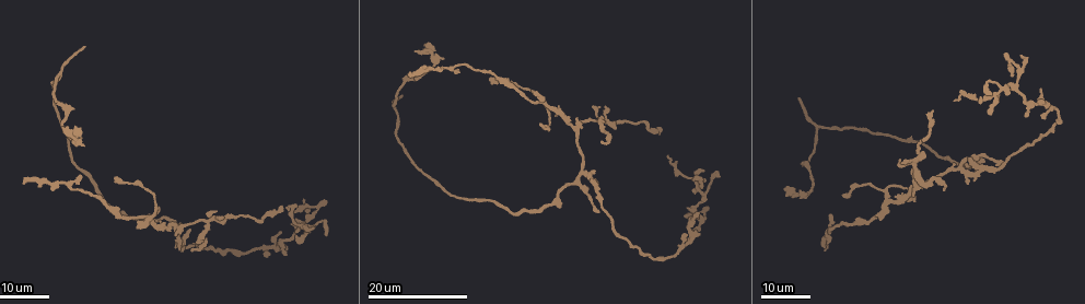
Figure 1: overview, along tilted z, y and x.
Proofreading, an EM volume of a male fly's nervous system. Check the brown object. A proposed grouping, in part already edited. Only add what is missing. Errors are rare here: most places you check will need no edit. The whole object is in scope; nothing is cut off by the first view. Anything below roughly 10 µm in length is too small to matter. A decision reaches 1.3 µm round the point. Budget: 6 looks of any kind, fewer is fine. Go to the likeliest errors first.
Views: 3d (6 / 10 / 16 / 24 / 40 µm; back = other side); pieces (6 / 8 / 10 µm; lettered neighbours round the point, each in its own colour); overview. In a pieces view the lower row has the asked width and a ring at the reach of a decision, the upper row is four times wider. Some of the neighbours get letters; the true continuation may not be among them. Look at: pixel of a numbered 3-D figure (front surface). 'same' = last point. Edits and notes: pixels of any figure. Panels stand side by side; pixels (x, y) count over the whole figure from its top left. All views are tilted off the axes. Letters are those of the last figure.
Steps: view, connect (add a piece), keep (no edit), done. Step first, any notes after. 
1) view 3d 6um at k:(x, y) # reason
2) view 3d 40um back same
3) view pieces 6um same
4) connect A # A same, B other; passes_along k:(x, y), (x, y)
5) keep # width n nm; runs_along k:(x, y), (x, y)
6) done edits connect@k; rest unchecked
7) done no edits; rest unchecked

view 3d 16um at 1:(967, 181) # branch stops here

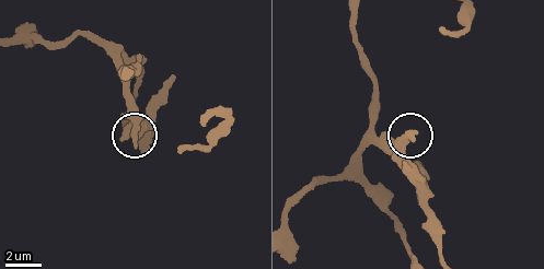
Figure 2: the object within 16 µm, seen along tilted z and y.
view pieces 6um at 2:(416, 132)

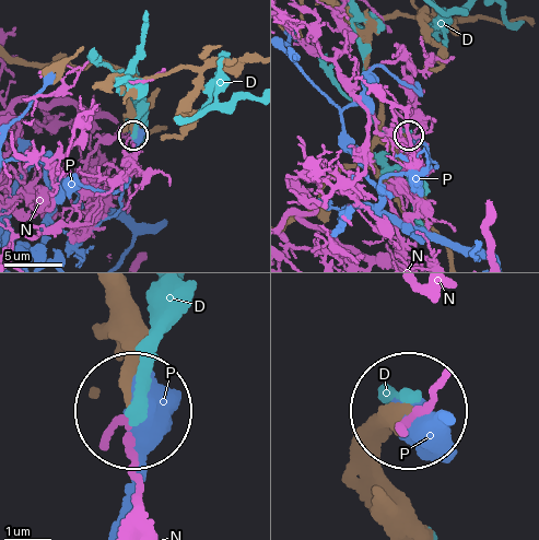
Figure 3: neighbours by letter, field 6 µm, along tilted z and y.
keep # D other, N other, P other; none of them fits

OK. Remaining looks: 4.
view 3d 16um at 1:(63, 126) # end of a long branch

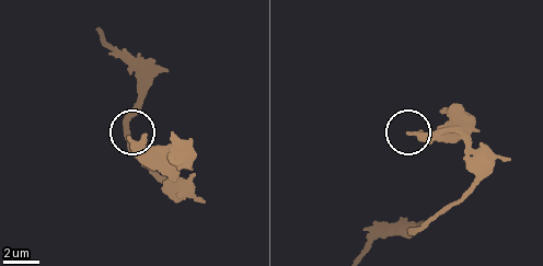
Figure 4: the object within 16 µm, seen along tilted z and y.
view pieces 10um at 4:(413, 131)

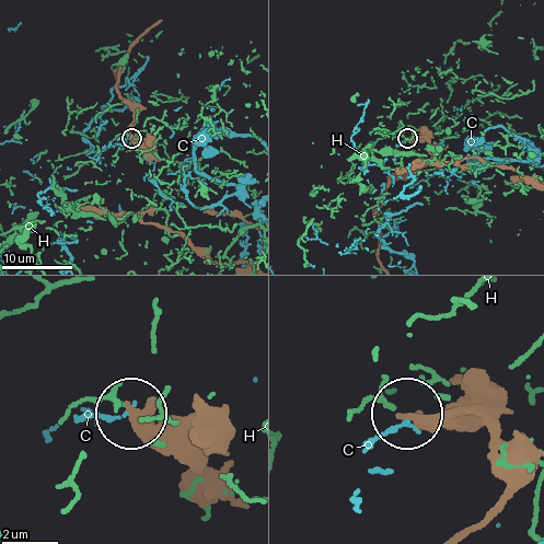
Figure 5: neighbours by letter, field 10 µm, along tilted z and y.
keep # C other, H other; no lettered piece goes on from it

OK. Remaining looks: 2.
view 3d 24um at 1:(188, 229) # an open end

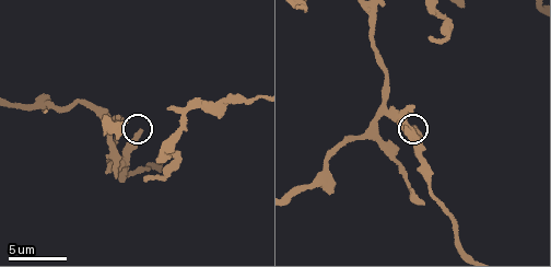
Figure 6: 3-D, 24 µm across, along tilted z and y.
view pieces 10um at 6:(139, 133)

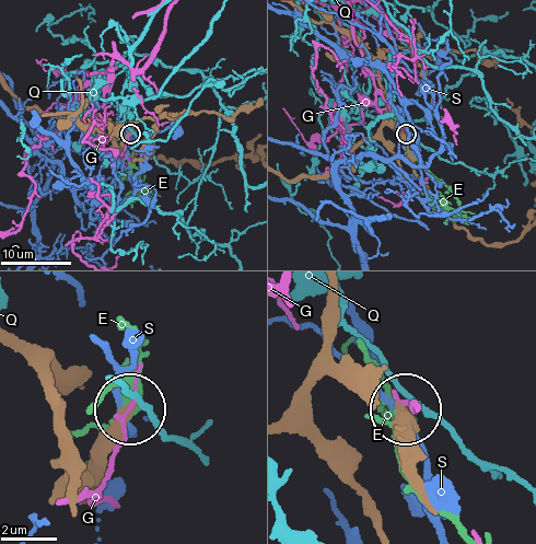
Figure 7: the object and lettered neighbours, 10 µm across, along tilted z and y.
keep # E other, G other, Q other, S other; none of them fits

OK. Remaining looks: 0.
done no edits; rest unchecked

